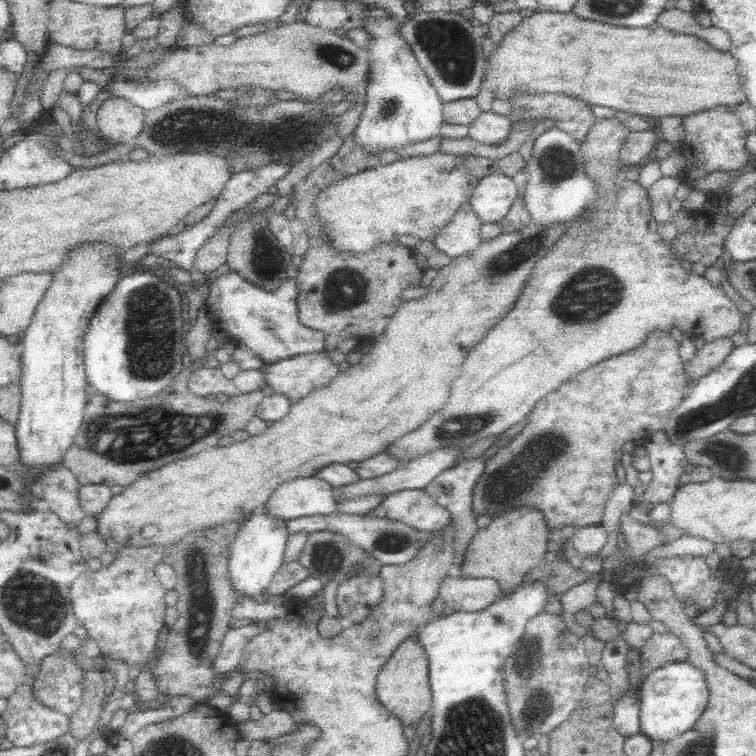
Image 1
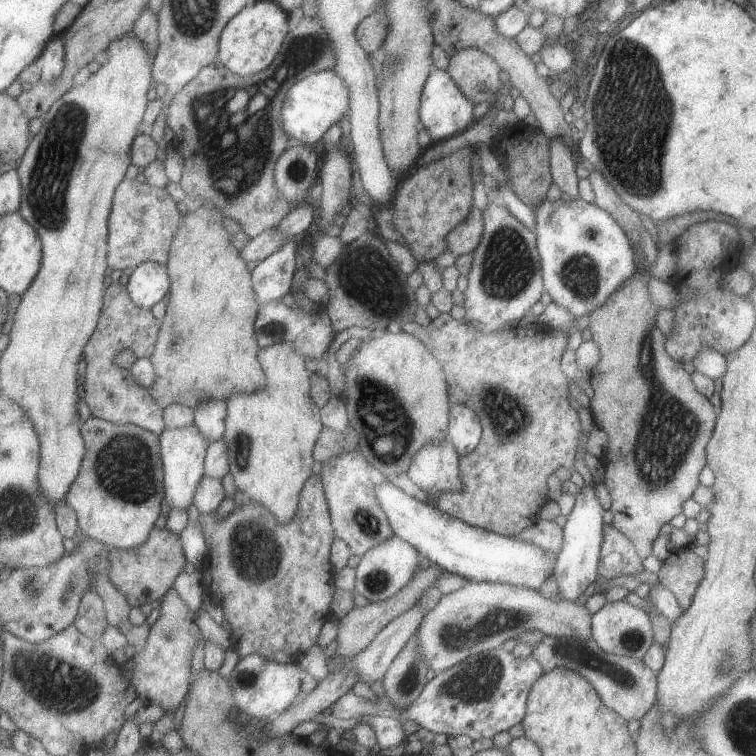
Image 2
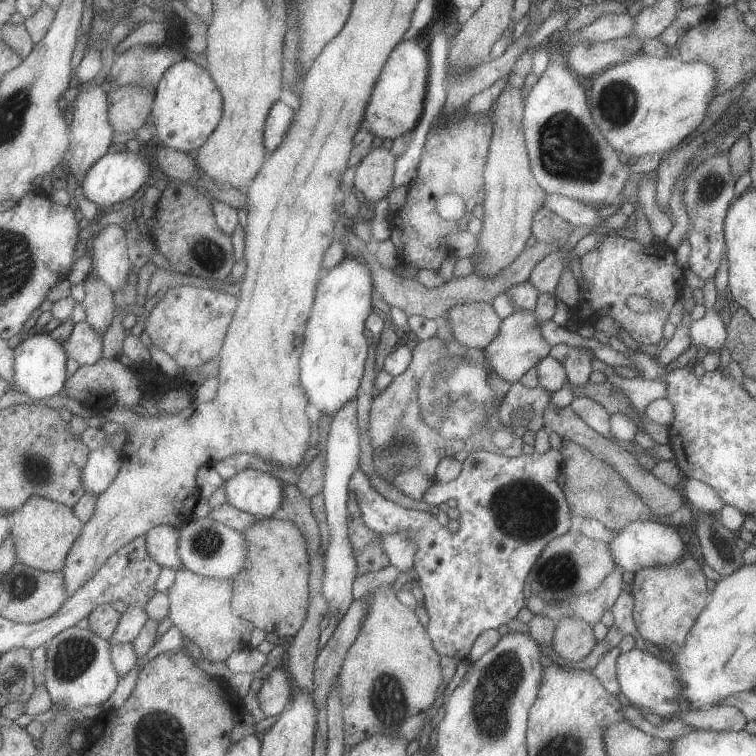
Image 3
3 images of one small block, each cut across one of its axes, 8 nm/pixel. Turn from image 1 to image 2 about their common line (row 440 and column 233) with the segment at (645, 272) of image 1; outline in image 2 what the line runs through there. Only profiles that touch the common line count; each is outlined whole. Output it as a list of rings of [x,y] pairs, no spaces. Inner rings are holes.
[[[289,341],[262,348],[259,360],[266,370],[268,383],[265,388],[252,393],[237,393],[228,400],[226,438],[230,450],[230,474],[237,490],[242,491],[244,500],[262,502],[281,522],[291,522],[300,507],[301,492],[313,476],[315,466],[314,448],[324,429],[321,407],[311,398],[311,375],[305,366],[305,357]]]

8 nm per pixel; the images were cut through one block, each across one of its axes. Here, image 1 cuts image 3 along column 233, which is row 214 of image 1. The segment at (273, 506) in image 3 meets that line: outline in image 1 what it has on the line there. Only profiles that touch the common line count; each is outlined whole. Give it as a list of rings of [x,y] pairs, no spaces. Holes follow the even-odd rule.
[[[495,169],[494,172],[488,172],[486,176],[478,178],[478,185],[473,188],[468,201],[483,222],[501,222],[516,197],[517,186],[513,177]]]

